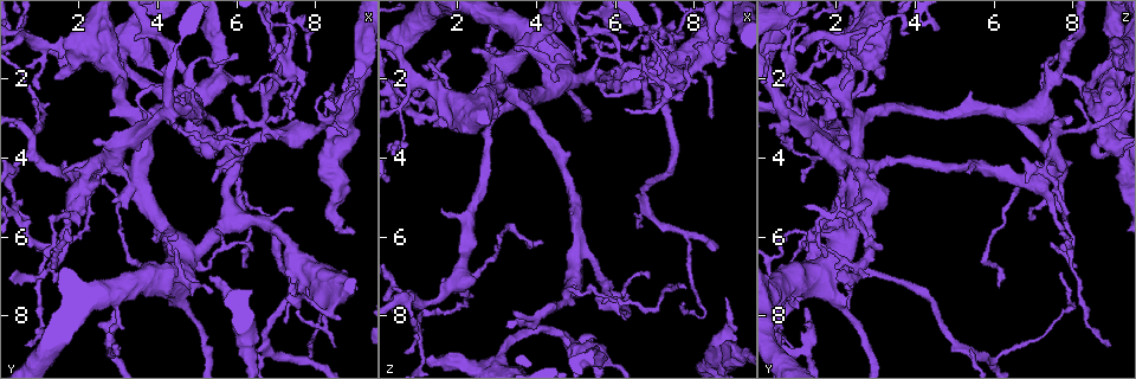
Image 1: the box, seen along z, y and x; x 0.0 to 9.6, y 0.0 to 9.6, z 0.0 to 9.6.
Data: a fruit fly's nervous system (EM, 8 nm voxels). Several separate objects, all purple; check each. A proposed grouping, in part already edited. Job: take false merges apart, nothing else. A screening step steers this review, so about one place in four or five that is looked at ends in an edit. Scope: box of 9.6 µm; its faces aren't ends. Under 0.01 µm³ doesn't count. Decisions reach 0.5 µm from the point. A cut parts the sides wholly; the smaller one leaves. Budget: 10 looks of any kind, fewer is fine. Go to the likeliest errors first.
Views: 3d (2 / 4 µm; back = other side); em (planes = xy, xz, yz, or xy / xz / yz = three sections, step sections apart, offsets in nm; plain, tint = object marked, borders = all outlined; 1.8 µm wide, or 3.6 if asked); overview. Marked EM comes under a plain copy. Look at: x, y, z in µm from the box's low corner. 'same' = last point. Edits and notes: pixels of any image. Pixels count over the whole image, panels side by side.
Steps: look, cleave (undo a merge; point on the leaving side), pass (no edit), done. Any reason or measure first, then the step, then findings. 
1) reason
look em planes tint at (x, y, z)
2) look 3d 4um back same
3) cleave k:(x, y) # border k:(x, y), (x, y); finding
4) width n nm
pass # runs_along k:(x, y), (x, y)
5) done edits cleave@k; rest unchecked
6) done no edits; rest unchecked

a fork
look 3d 4um at (7.05, 2.00, 0.75)

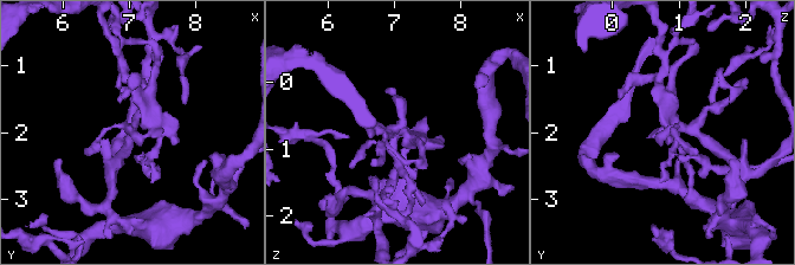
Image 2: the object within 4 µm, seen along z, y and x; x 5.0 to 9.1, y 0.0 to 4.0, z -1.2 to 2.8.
now the EM
look em planes tint at (7.10, 2.00, 0.80)

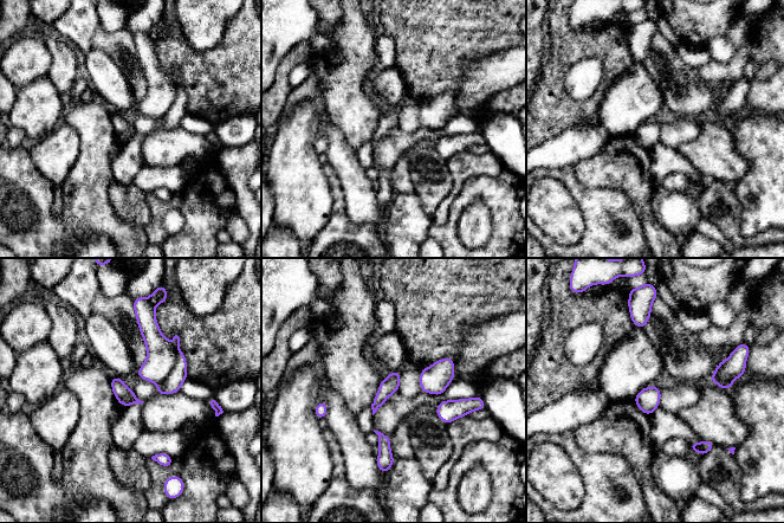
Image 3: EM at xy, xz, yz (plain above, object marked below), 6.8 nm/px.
width 120 nm
pass # one neuron here

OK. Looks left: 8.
sharp bend
look 3d 4um back at (3.15, 1.35, 9.20)

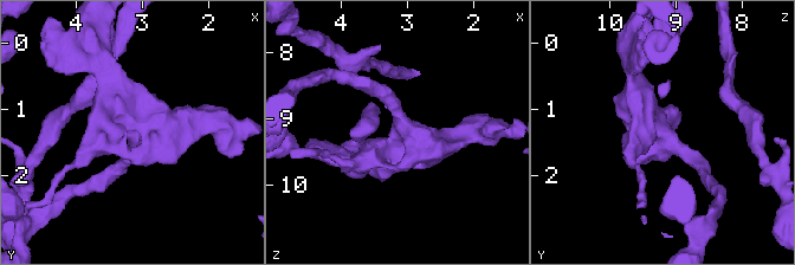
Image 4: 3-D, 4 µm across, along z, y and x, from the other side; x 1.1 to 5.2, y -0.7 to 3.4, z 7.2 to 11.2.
arms 3; arm_widths 180, 500, 600 nm; need the tissue
look em 3.6um planes tint at (3.15, 1.45, 9.10)

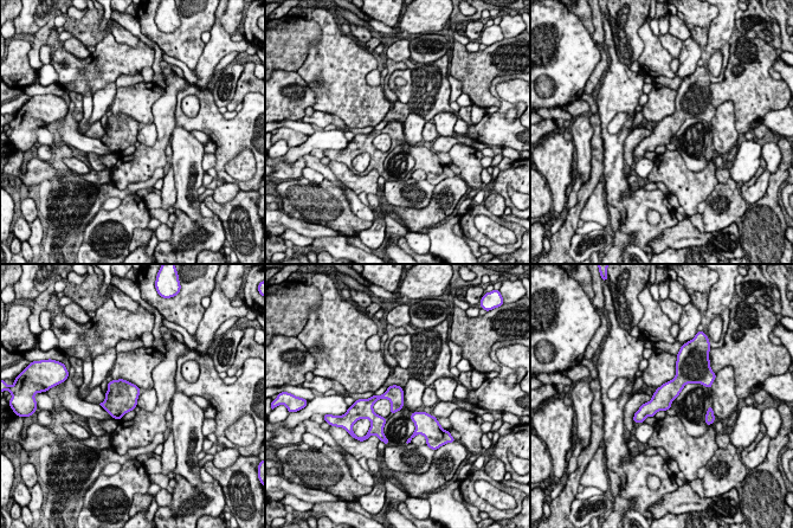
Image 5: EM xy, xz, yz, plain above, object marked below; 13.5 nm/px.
width 240 nm
pass # continuous, no second neuron

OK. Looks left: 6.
small branch off a trunk
look em yz step 8 tint at (2.05, 4.65, 7.10)

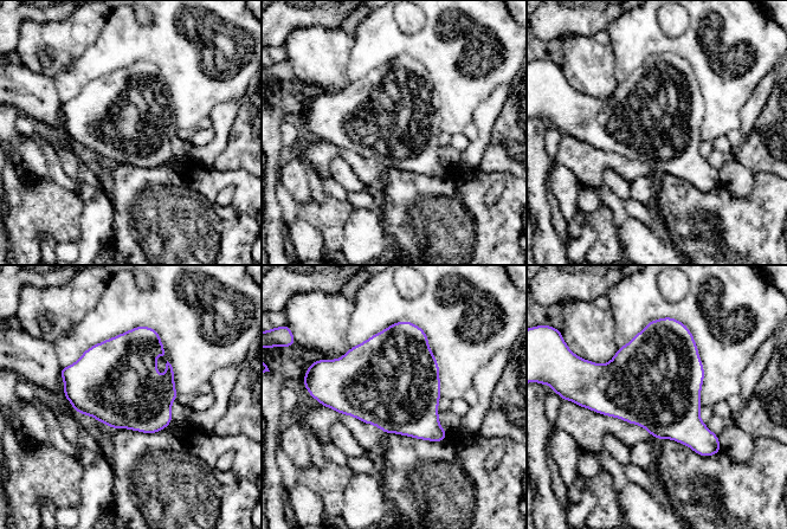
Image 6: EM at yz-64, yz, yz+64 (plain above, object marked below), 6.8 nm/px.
look em planes borders same

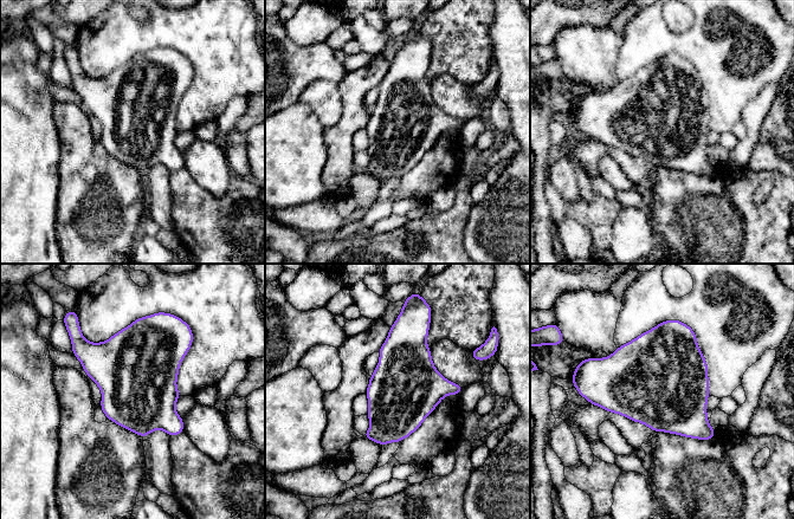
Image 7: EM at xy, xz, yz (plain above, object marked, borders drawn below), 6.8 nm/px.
width 480 nm
pass # one neuron here

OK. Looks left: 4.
two arms in line, one across
look em xz step 16 tint at (6.85, 8.90, 5.40)

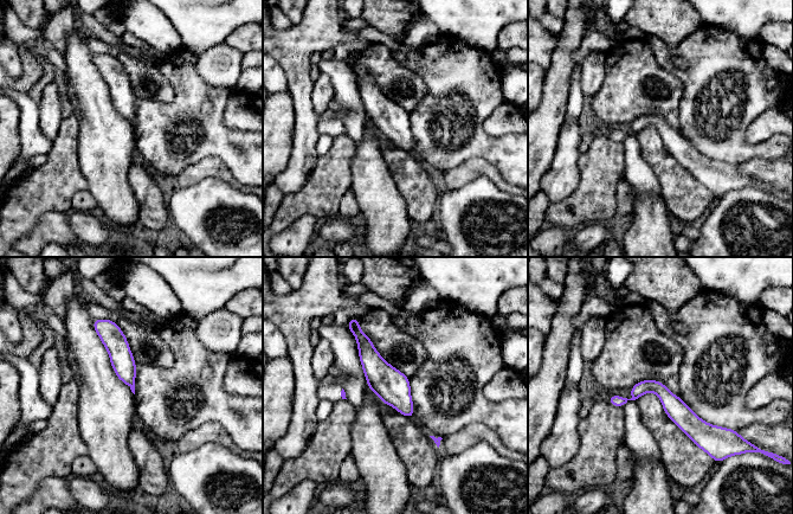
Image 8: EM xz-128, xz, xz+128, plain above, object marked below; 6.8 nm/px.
pass # runs_along 8:(611, 399), (656, 387), (713, 434); continuous, no second neuron

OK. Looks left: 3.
done no edits; rest unchecked

